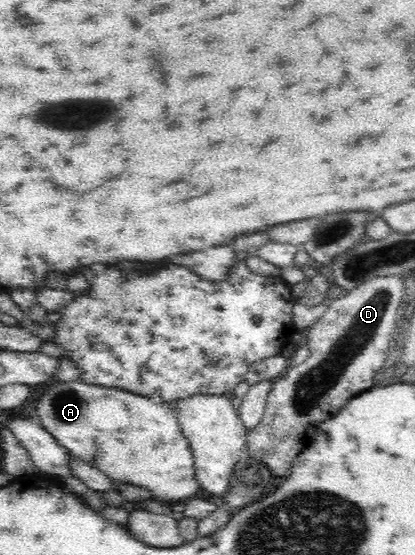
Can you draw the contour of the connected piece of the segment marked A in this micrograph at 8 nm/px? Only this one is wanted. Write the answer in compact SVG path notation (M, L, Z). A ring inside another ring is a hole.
M70 381L55 383L47 393L38 399L37 414L42 421L42 426L49 432L59 445L62 445L71 456L86 461L89 465L99 468L107 477L116 482L133 484L150 491L154 497L166 504L186 502L200 489L199 480L195 473L195 460L189 440L183 435L177 419L175 407L160 404L124 389L110 388L101 385L91 385L85 381ZM107 403L123 403L129 411L129 425L119 431L103 429L105 425L105 411L103 405Z

